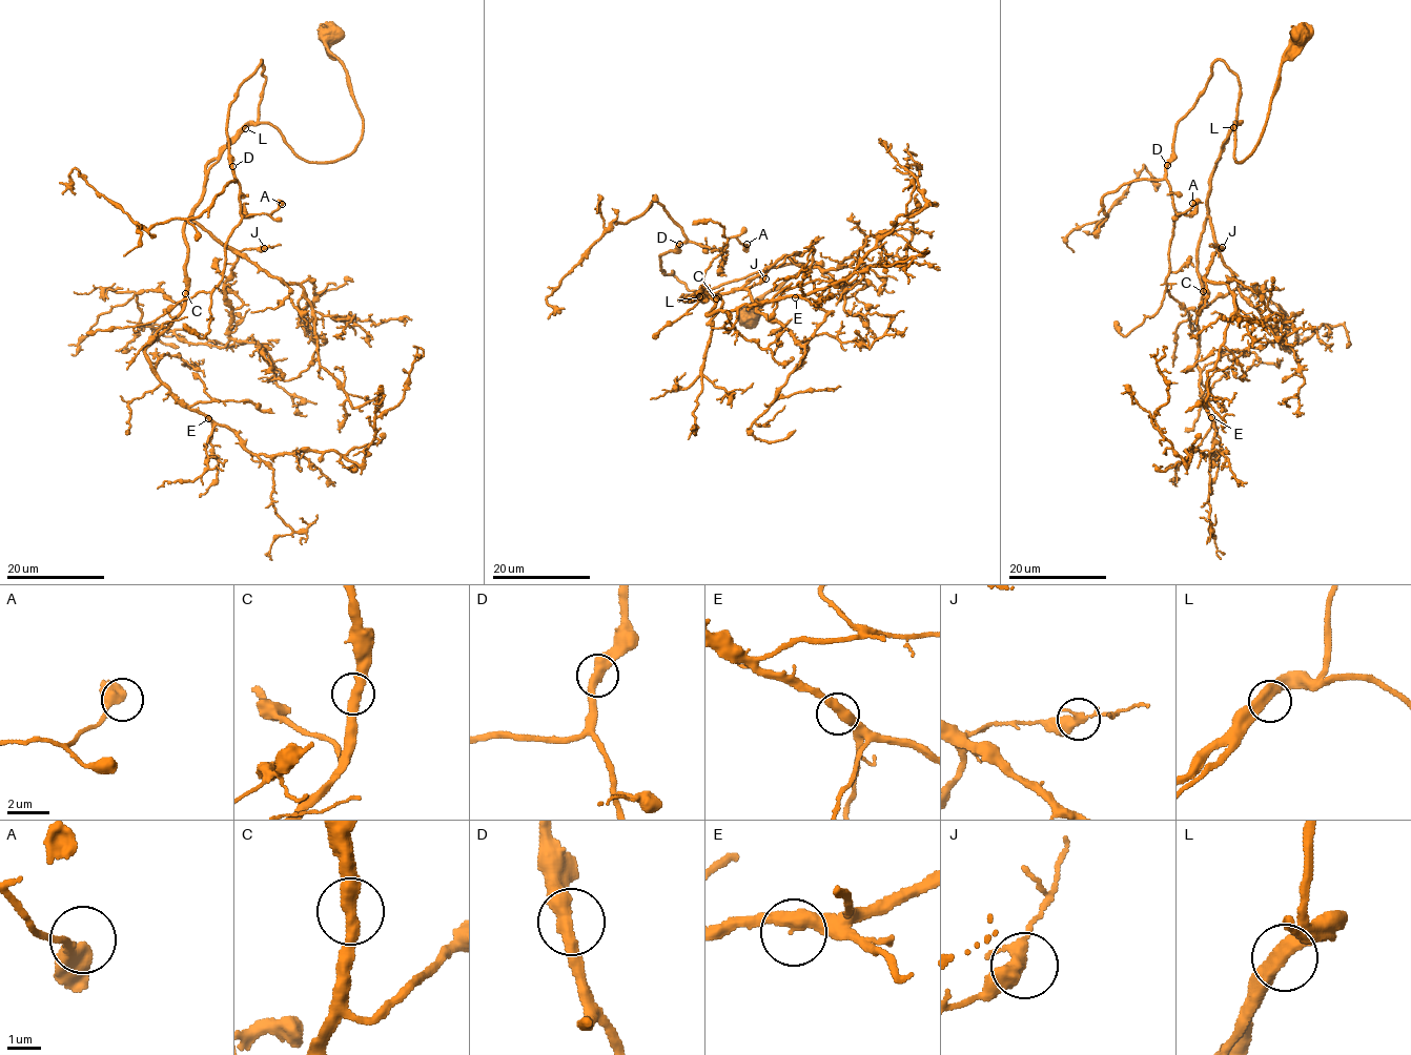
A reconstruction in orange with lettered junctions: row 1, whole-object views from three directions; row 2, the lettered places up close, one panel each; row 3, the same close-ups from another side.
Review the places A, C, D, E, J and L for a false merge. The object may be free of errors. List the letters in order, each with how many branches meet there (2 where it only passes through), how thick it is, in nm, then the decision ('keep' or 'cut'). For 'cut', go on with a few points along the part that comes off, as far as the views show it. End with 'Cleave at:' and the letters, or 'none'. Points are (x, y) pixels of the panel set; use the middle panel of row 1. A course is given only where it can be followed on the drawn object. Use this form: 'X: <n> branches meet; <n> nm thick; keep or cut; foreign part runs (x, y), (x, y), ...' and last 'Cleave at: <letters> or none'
A: 2 branches meet; 460 nm thick; keep
C: 2 branches meet; 400 nm thick; keep
D: 2 branches meet; 440 nm thick; keep
E: 2 branches meet; 400 nm thick; keep
J: 2 branches meet; 440 nm thick; keep
L: 2 branches meet; 400 nm thick; keep
Cleave at: none

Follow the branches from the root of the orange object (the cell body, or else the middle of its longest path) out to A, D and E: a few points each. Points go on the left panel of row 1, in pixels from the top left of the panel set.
A: (330, 35), (363, 121), (350, 153), (306, 161), (259, 121), (262, 60), (230, 105), (241, 212), (282, 204)
D: (330, 35), (326, 47), (362, 115), (355, 147), (310, 162), (259, 121), (261, 60), (230, 105), (232, 166)
E: (330, 35), (355, 147), (310, 162), (244, 124), (185, 222), (185, 305), (145, 356), (208, 418)

